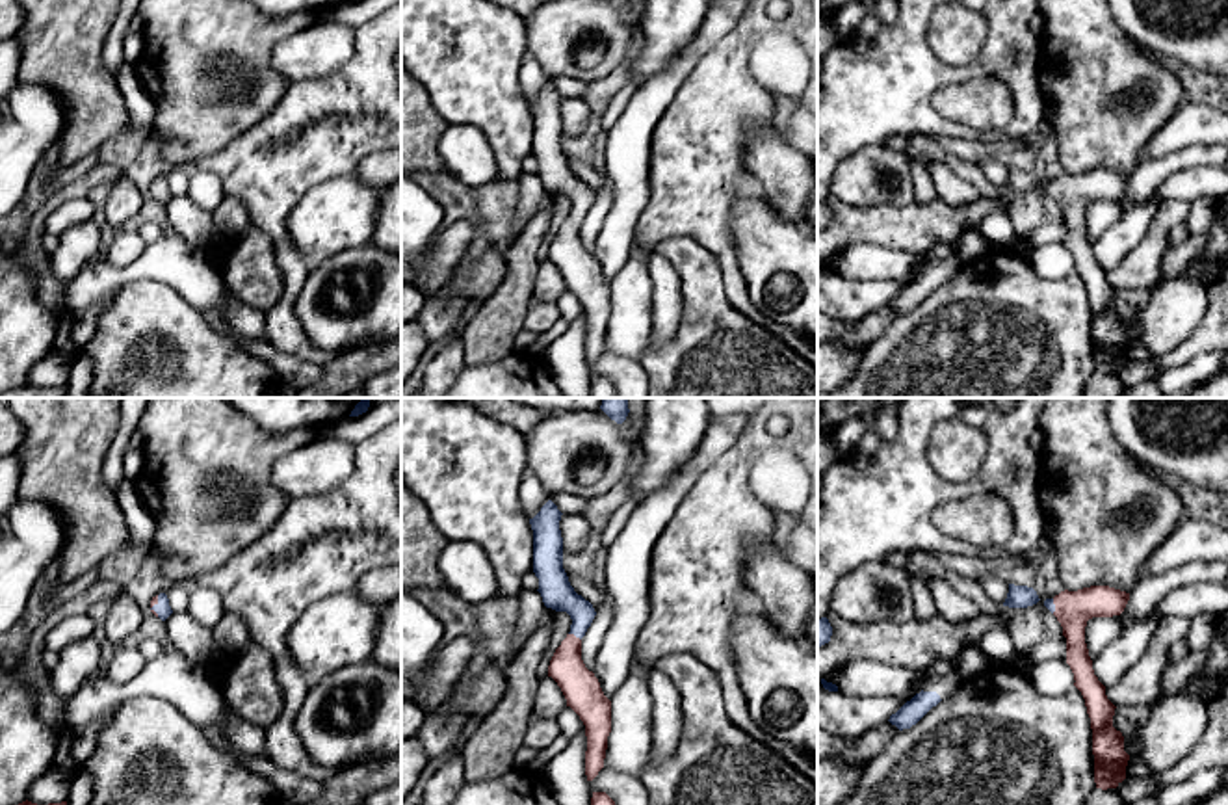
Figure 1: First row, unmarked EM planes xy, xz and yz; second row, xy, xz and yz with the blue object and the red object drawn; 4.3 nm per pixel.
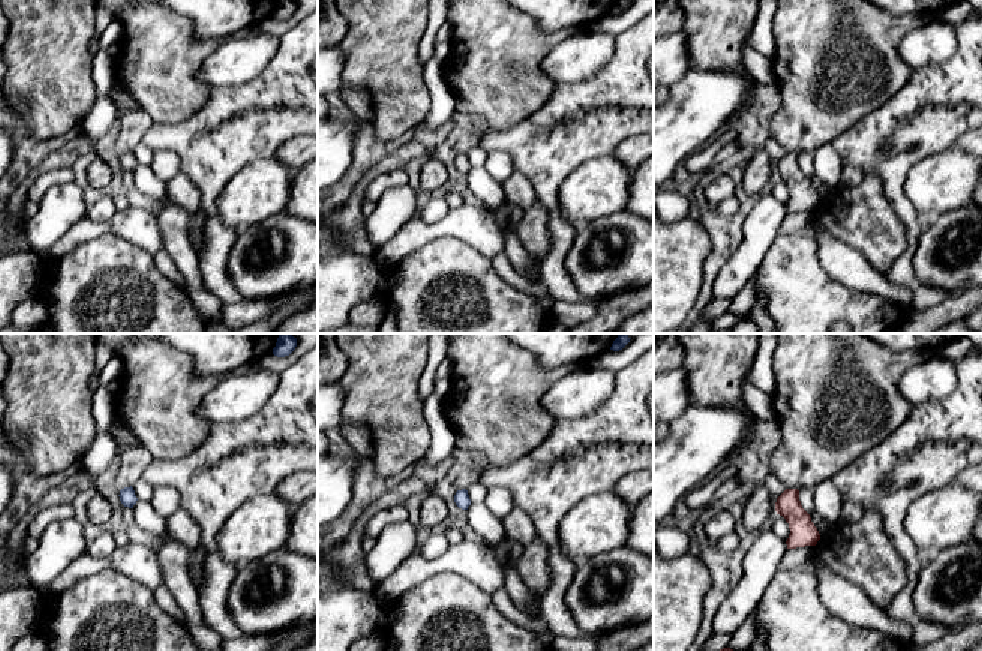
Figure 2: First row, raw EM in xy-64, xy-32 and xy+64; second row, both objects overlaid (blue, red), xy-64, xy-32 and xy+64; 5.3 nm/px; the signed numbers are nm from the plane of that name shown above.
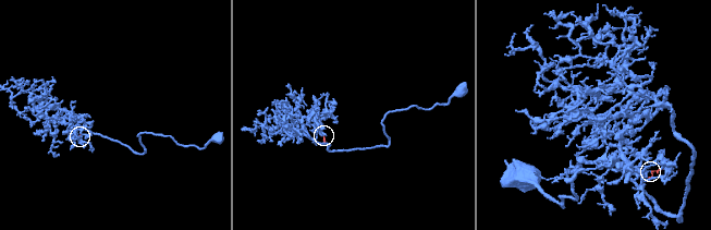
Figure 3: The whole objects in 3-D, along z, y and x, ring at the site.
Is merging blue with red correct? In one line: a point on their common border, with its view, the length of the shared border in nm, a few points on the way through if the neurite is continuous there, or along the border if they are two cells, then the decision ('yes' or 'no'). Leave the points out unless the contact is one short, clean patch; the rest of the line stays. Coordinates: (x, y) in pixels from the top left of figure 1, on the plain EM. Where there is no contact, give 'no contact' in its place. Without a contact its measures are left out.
contact xz (574, 218); length 70 nm; way xz (558, 177), (576, 196), (574, 218), (573, 261), (582, 274); yes

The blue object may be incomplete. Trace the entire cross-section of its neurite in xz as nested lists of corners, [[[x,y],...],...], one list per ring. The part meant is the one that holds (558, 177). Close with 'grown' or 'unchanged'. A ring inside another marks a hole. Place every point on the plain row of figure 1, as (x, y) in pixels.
[[[548,84],[529,102],[533,113],[533,156],[546,191],[567,195],[572,203],[570,216],[555,232],[548,260],[561,271],[570,290],[585,309],[587,335],[585,359],[593,364],[604,351],[607,320],[611,316],[611,284],[604,279],[598,262],[581,244],[581,221],[596,195],[589,184],[574,175],[563,152],[561,95]]]; grown

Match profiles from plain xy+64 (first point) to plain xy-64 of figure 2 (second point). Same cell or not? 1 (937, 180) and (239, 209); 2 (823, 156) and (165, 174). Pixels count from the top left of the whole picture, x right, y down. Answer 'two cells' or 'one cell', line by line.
1: one cell
2: one cell

